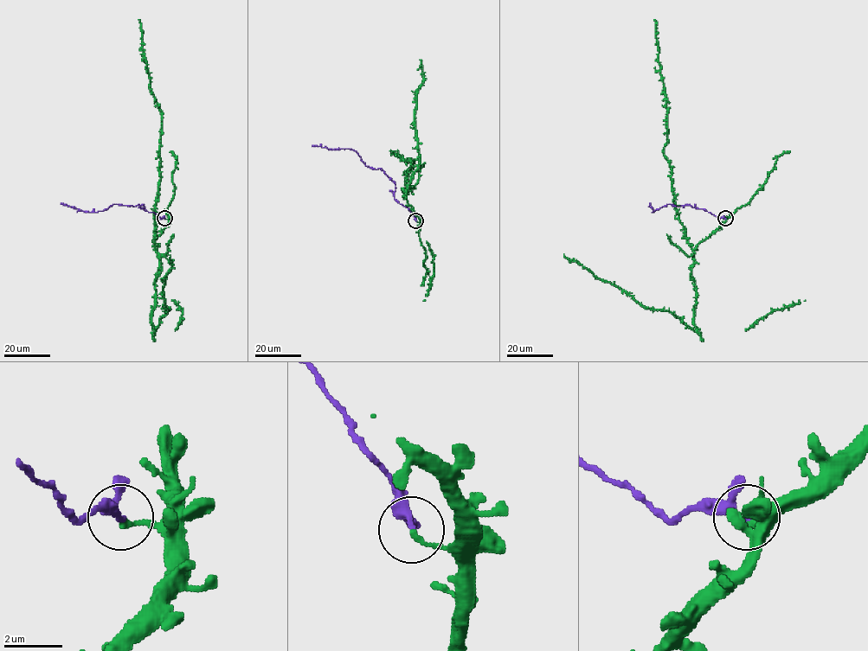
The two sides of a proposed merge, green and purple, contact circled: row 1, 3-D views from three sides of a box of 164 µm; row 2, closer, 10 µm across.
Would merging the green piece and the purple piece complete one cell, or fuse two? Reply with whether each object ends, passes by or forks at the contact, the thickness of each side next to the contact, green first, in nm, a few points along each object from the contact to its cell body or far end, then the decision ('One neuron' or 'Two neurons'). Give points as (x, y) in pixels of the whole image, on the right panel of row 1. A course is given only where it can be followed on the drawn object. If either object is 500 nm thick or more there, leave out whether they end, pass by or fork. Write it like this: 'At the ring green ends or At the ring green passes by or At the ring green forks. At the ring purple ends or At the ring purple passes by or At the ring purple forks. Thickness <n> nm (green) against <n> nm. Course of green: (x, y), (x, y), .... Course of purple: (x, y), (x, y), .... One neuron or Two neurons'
At the ring green ends. At the ring purple passes by. Thickness 180 nm (green) against 220 nm. Course of green: (725, 219), (695, 249), (691, 274), (695, 283), (695, 330), (668, 311), (645, 309), (564, 254). Course of purple: (725, 218), (718, 218), (702, 208), (688, 205), (666, 204), (652, 212), (649, 203). Two neurons

